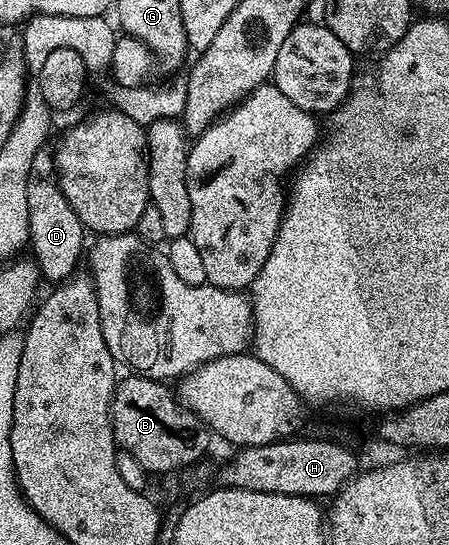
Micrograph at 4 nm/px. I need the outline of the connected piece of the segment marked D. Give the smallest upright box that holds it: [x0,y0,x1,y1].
[29,148,84,284]

